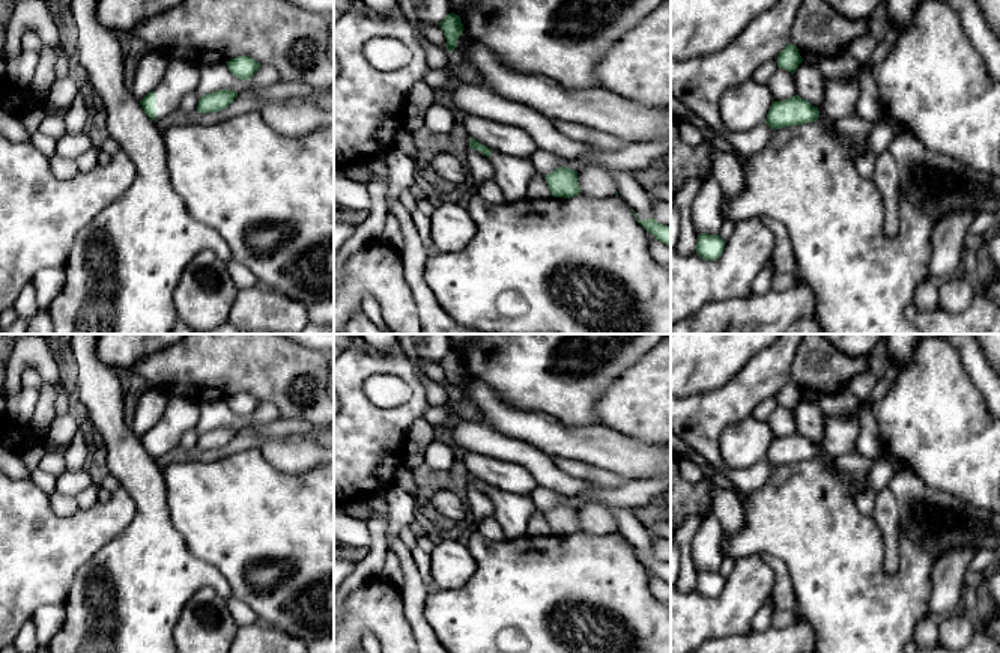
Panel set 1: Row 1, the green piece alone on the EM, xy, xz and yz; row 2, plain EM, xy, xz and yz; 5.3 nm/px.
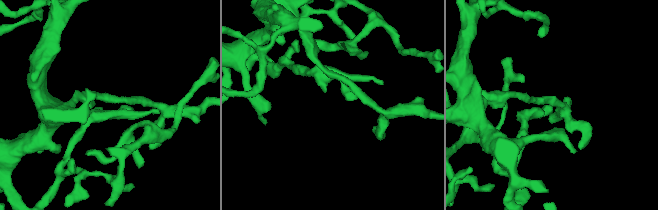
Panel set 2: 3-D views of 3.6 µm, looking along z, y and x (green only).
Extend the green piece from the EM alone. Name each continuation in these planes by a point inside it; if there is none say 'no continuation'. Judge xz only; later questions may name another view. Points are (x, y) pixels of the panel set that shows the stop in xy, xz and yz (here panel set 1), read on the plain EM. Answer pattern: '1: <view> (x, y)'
1: xz (513, 512)

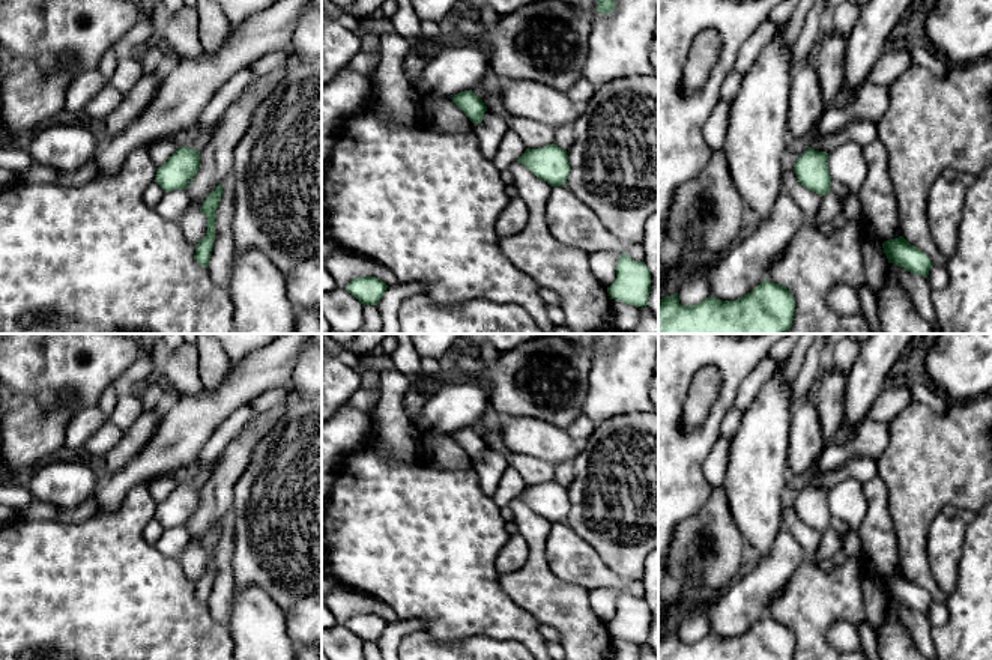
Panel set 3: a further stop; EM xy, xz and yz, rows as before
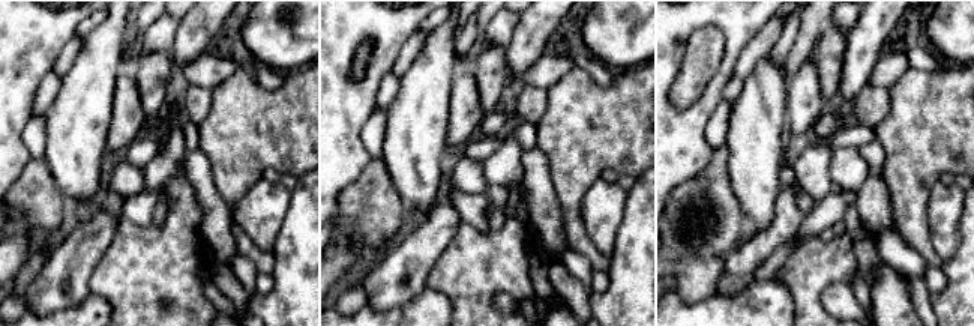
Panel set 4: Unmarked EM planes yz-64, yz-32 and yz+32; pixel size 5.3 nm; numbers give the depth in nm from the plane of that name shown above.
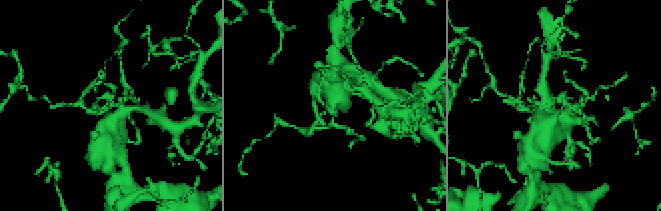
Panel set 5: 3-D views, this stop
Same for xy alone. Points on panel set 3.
no continuation

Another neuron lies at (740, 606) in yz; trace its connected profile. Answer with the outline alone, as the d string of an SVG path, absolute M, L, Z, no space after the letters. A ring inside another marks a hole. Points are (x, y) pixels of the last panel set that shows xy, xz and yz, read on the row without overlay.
M783 526L771 553L720 592L709 610L711 633L735 637L750 630L767 615L770 601L804 559L803 547Z

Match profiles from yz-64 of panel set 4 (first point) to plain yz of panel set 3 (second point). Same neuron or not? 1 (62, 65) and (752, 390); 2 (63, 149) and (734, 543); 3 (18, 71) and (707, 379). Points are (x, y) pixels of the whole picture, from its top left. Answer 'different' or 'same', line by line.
1: same
2: different
3: different

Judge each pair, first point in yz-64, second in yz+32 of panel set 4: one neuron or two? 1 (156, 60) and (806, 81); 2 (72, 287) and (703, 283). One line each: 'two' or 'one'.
1: two
2: two

